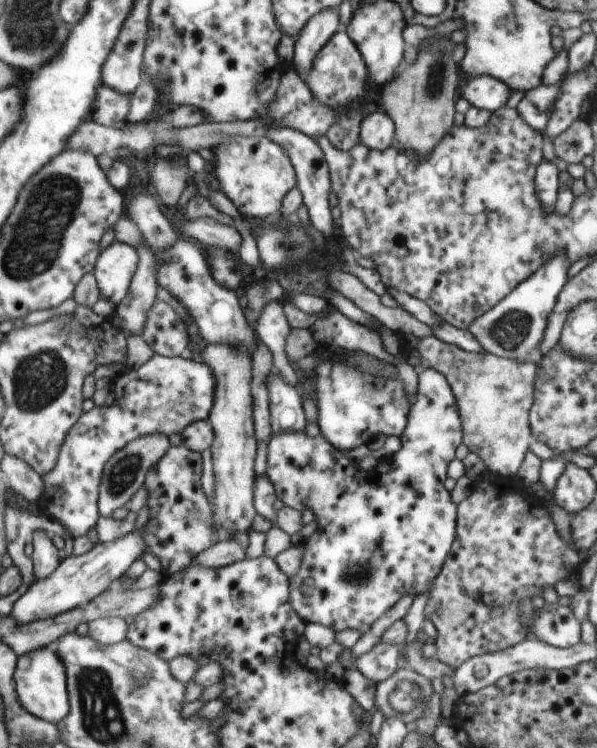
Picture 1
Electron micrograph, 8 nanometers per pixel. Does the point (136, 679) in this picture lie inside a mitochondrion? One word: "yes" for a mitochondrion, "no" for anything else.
yes

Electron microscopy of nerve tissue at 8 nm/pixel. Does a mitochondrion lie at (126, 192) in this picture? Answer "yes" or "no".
no

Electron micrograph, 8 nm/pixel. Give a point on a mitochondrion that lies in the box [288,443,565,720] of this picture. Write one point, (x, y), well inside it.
(355, 575)

